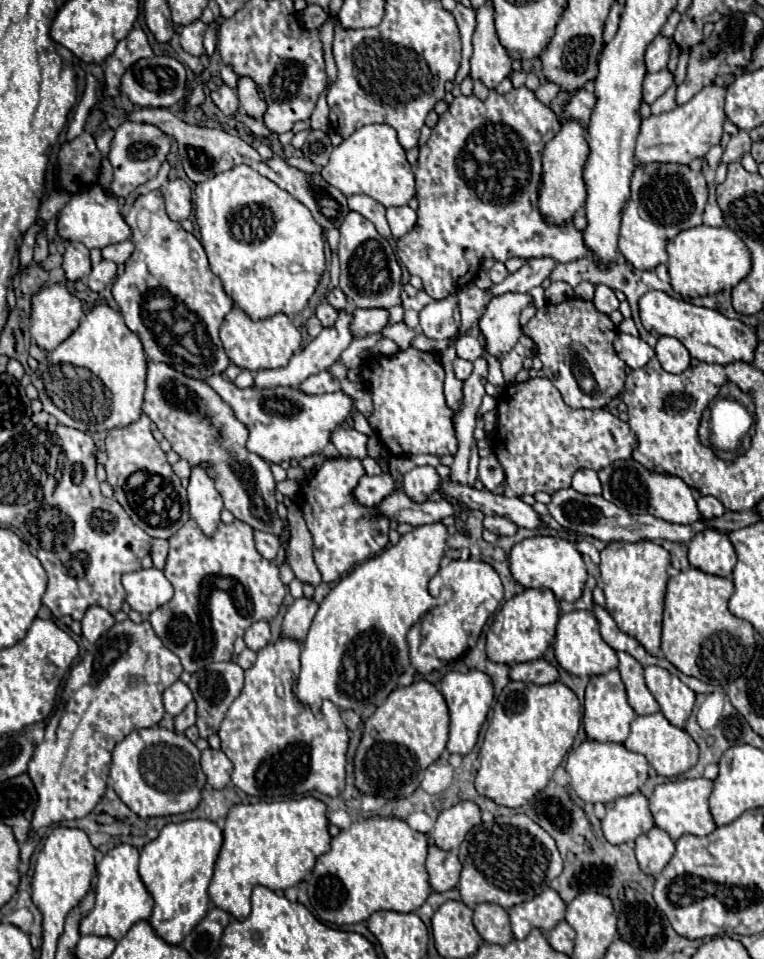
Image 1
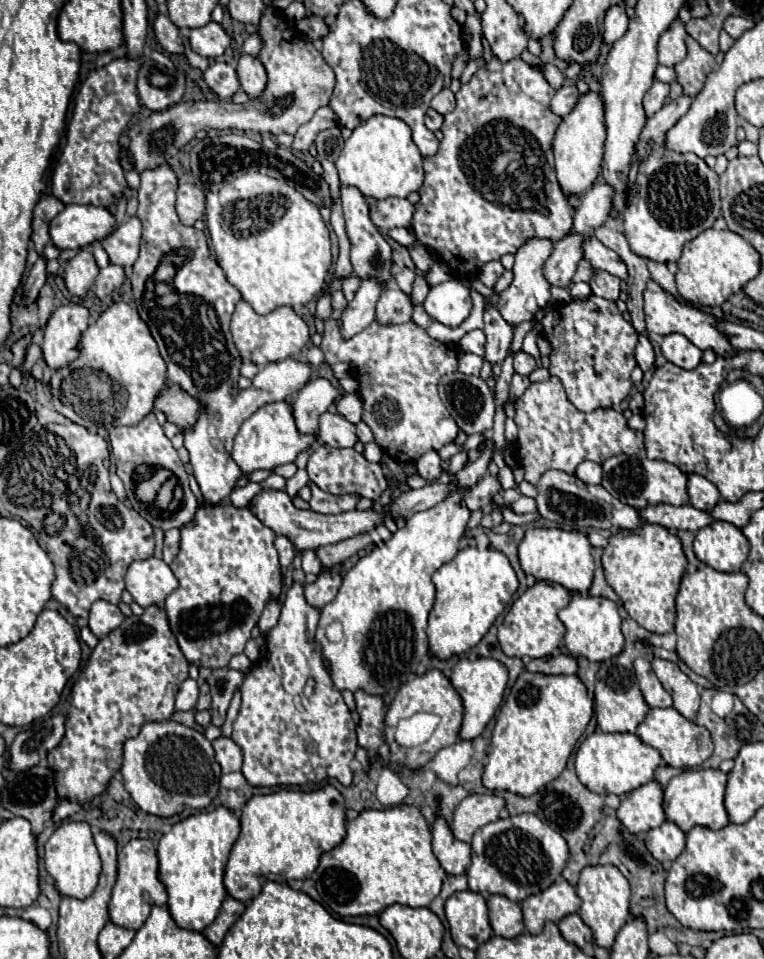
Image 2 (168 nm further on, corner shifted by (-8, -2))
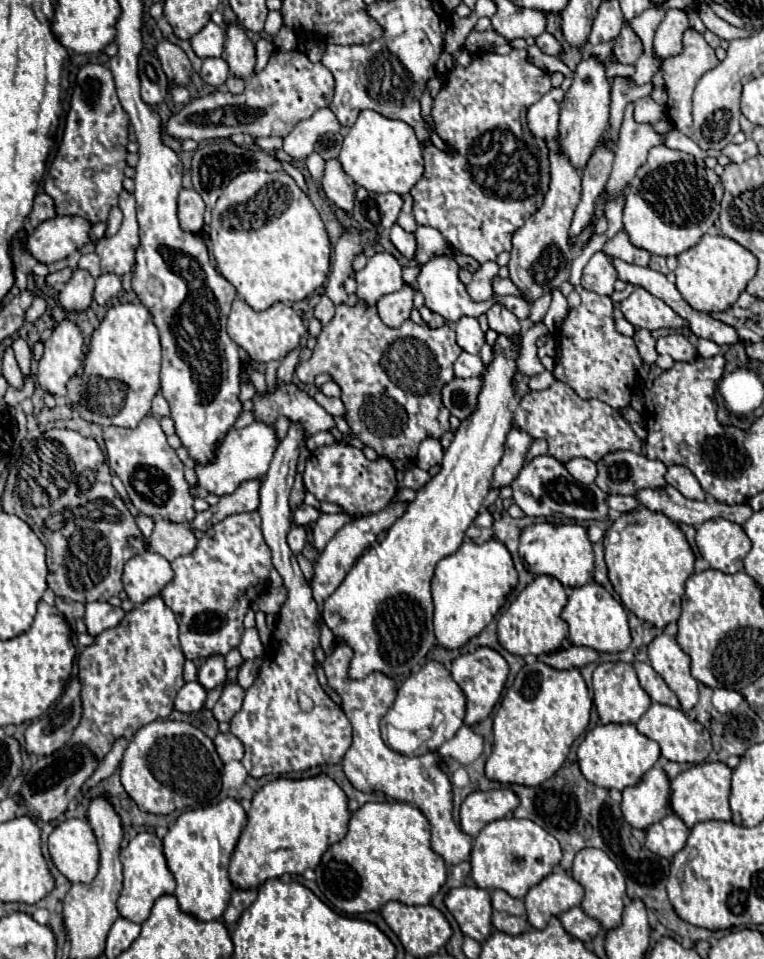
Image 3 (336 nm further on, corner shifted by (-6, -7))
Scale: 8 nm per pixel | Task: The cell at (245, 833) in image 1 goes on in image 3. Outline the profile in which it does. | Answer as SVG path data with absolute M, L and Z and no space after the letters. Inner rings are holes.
M316 775L308 779L286 779L278 777L266 783L252 799L252 807L248 811L248 825L244 827L240 841L230 859L230 879L240 889L254 889L262 885L266 879L278 879L284 873L302 875L306 869L314 869L320 857L332 843L338 843L348 829L350 809L346 793L330 779L328 775Z

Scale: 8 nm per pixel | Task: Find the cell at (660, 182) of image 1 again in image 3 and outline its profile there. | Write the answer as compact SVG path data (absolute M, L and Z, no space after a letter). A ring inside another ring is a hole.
M656 145L650 149L648 161L638 169L628 185L624 207L624 231L636 247L652 255L680 255L694 247L702 235L716 223L722 201L720 177L708 169L702 159L688 153Z

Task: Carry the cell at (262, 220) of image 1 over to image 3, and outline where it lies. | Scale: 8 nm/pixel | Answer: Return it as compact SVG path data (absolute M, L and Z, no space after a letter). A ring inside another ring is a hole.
M240 173L238 177L234 177L234 181L230 181L222 197L218 197L218 201L209 208L212 209L212 233L209 238L214 247L216 268L236 287L238 295L254 311L264 311L276 301L302 301L324 285L330 273L328 233L316 207L288 173Z

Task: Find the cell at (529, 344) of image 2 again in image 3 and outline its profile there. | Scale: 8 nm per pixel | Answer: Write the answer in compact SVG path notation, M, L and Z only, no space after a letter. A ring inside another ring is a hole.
M546 291L542 297L538 297L538 299L532 303L530 319L532 319L534 323L538 323L538 321L544 319L544 315L546 315L546 311L548 311L548 307L550 307L550 299L552 299L552 291Z

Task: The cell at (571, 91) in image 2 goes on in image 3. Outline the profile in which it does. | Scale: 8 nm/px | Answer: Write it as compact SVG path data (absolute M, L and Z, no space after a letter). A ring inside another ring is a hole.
M550 89L538 103L534 103L528 109L526 123L536 137L550 139L558 135L558 113L562 99L564 99L562 89Z

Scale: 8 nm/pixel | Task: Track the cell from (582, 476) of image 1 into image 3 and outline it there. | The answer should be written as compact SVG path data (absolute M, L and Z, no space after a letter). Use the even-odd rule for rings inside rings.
M574 457L566 463L566 469L574 479L578 479L582 483L594 483L594 479L596 479L596 463L590 459Z

